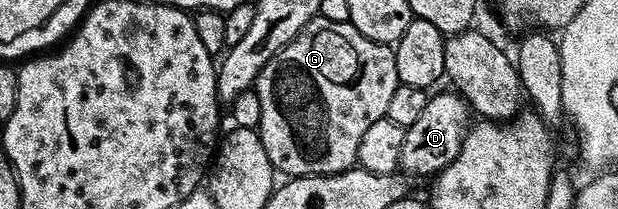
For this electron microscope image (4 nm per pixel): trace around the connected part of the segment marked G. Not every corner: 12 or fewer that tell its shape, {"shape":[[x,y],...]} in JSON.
{"shape":[[311,18],[256,77],[273,171],[355,167],[396,51]]}

